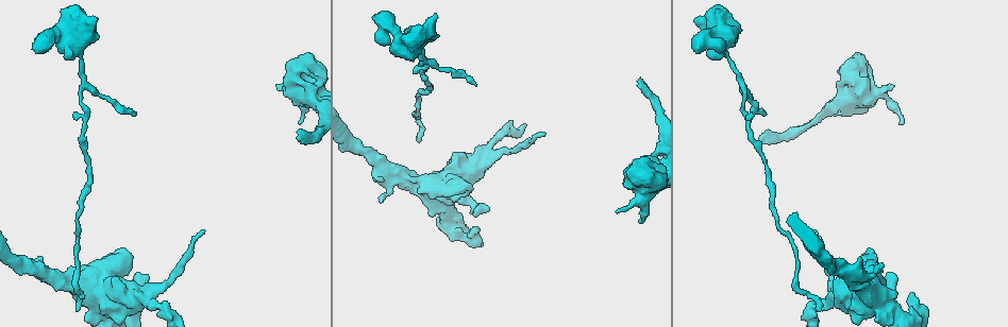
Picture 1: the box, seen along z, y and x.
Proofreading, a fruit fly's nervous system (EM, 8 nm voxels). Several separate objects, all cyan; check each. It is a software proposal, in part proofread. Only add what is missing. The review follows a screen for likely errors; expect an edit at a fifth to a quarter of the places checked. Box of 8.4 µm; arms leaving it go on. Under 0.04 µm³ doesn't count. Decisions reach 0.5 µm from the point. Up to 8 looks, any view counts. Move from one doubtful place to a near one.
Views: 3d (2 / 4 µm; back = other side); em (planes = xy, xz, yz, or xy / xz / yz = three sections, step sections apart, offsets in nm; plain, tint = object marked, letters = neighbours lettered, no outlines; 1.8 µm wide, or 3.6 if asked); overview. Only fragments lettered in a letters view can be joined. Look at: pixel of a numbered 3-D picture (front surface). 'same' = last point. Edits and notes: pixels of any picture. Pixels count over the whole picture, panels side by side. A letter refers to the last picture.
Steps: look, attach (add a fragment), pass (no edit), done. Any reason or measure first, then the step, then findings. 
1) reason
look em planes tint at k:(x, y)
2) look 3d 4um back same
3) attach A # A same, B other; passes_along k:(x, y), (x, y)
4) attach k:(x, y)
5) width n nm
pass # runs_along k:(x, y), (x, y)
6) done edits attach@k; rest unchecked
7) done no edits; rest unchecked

thick end
look em planes tint at 1:(696, 21)

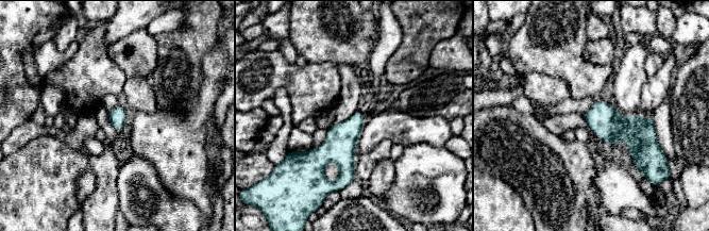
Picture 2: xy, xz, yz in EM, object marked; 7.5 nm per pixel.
what lies round it
look em planes letters same

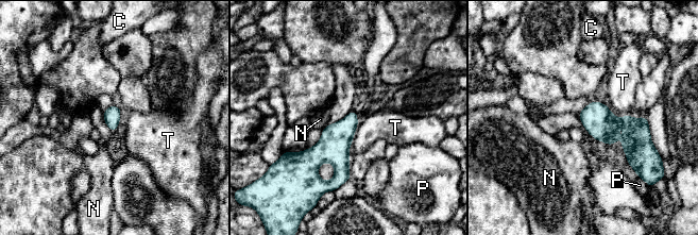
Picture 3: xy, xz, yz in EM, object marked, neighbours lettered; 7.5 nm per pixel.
pass # C other, N other, P other, T other; none of them fits

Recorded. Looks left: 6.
thin end
look 3d 4um at 1:(543, 133)

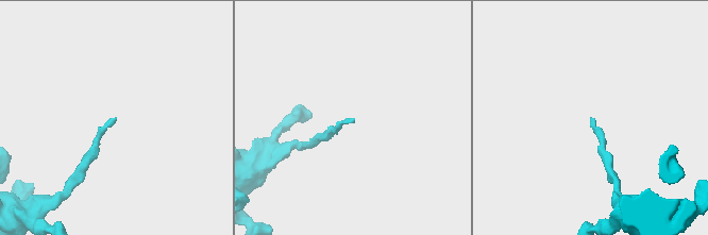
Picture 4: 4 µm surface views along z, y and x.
need the tissue
look em planes letters at 4:(353, 118)

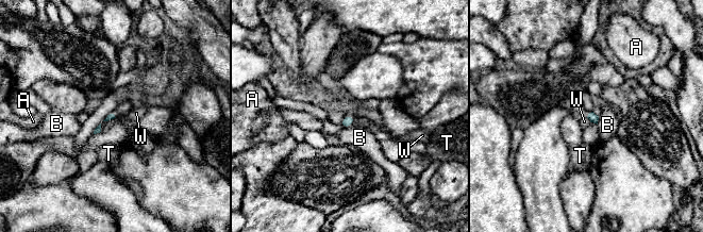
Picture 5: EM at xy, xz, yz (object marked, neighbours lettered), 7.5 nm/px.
pass # A other, B other, T other, W other; border 5:(586, 117), (590, 121); no lettered fragment goes on from it

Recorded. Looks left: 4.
branch stops here
look 3d 4um at 1:(640, 77)

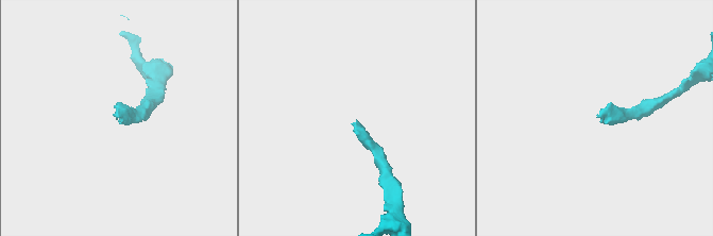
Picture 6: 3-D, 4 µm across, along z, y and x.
shape alone is not enough
look em xz step 8 letters at 6:(117, 117)

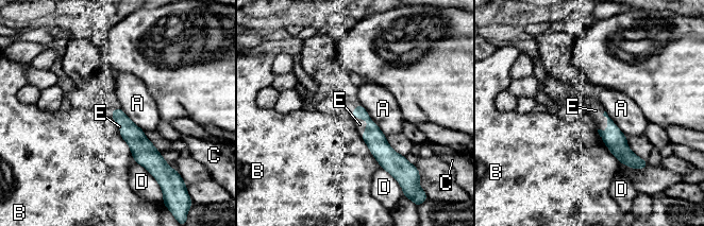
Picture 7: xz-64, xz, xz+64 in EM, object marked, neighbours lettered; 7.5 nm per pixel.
look em planes letters same

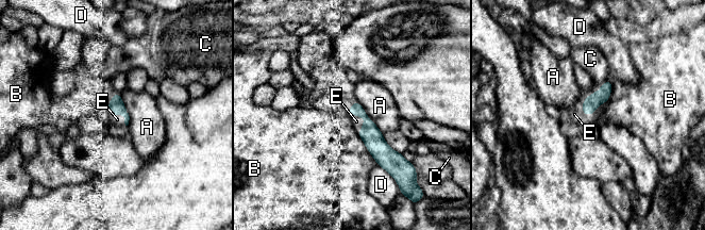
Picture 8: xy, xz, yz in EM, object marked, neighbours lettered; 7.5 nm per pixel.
longest_contact A 320 nm
attach E # A other, B other, C other, D other, E same; it goes on there

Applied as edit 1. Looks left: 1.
done edits attach@8; rest unchecked

